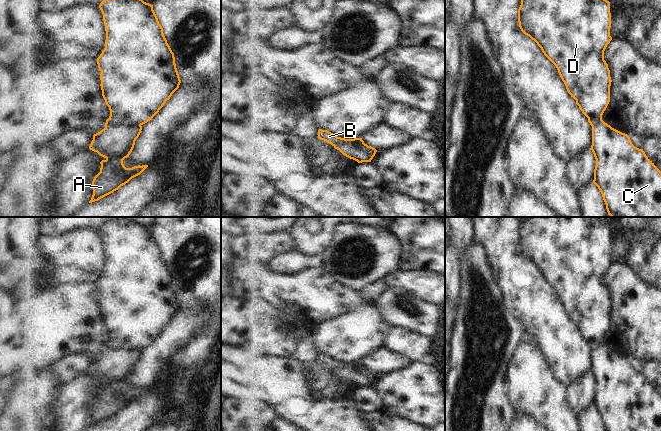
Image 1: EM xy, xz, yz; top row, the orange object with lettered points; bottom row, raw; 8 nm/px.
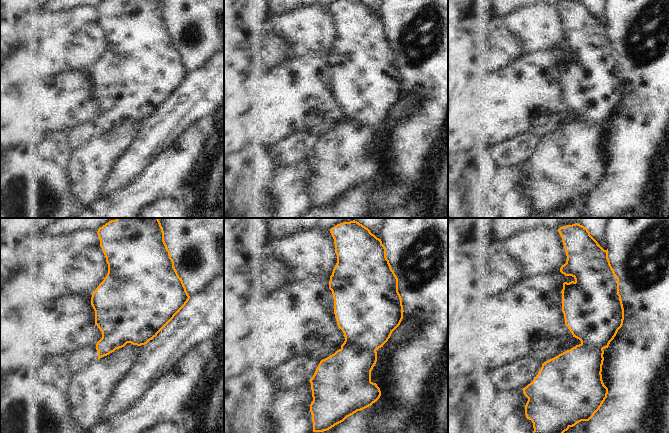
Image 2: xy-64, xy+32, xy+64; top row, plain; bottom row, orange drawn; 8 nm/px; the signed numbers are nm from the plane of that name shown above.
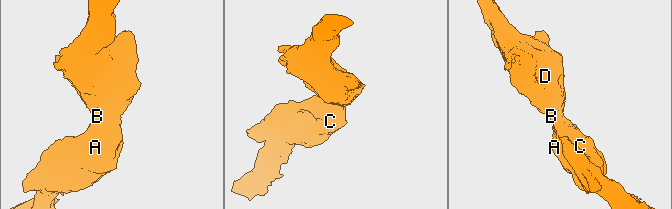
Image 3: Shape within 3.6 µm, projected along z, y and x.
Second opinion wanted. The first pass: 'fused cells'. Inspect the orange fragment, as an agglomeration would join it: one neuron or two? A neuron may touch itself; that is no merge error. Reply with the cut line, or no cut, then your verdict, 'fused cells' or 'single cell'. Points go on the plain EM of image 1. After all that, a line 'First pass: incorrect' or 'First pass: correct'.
cut in xy along (140, 348), (115, 349), (105, 352); fused cells
First pass: correct

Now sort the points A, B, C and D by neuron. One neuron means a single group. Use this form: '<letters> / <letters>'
A C / B D

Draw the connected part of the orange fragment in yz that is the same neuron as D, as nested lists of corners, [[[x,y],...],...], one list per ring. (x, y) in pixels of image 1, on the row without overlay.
[[[519,217],[521,229],[518,246],[521,255],[534,264],[544,279],[556,290],[568,317],[576,324],[582,337],[593,351],[601,343],[610,326],[611,301],[604,275],[610,260],[610,226],[596,217]]]

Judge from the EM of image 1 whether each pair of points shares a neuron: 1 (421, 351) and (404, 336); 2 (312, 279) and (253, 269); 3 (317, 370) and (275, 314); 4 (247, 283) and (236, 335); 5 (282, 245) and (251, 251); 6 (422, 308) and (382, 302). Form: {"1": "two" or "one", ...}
{"1": "one", "2": "one", "3": "two", "4": "two", "5": "one", "6": "one"}

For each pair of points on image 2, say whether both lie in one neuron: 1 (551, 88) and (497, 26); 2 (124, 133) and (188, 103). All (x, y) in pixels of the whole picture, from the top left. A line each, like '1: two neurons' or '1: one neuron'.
1: two neurons
2: two neurons

